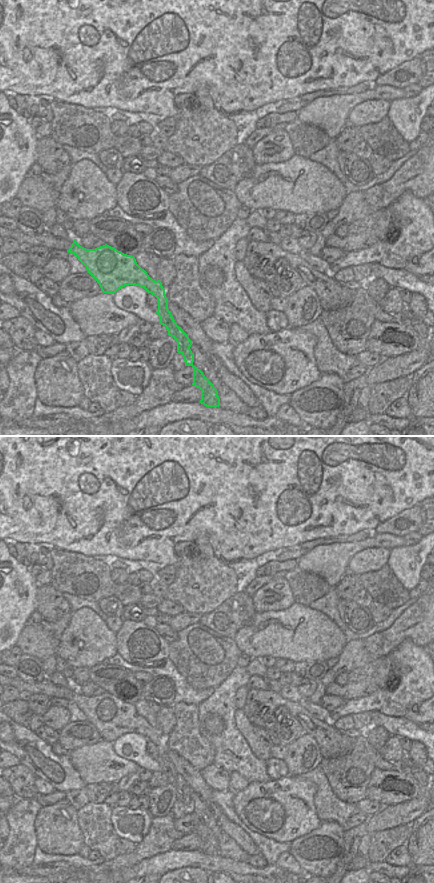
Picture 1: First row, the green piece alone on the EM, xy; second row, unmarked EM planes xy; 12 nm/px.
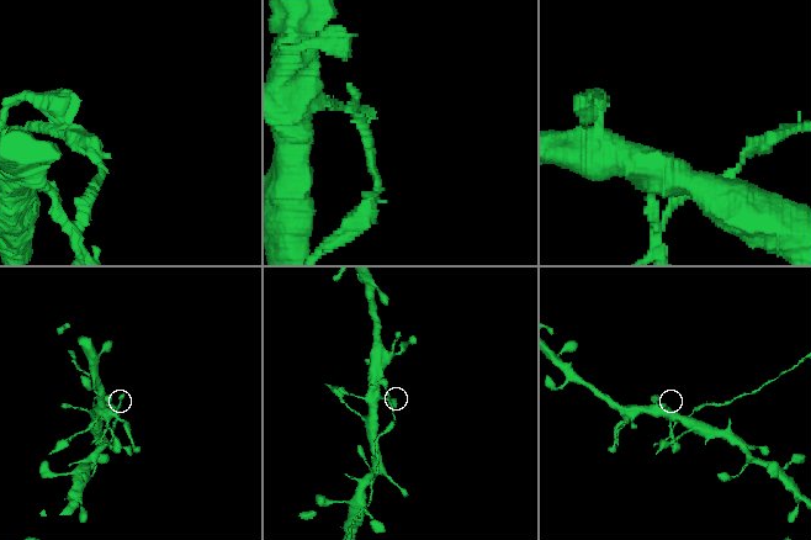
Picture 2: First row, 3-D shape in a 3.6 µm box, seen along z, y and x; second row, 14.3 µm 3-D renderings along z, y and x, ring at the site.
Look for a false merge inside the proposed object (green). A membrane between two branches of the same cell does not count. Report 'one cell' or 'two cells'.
two cells

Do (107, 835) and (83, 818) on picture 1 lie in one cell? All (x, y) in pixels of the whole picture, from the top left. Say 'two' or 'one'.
one

